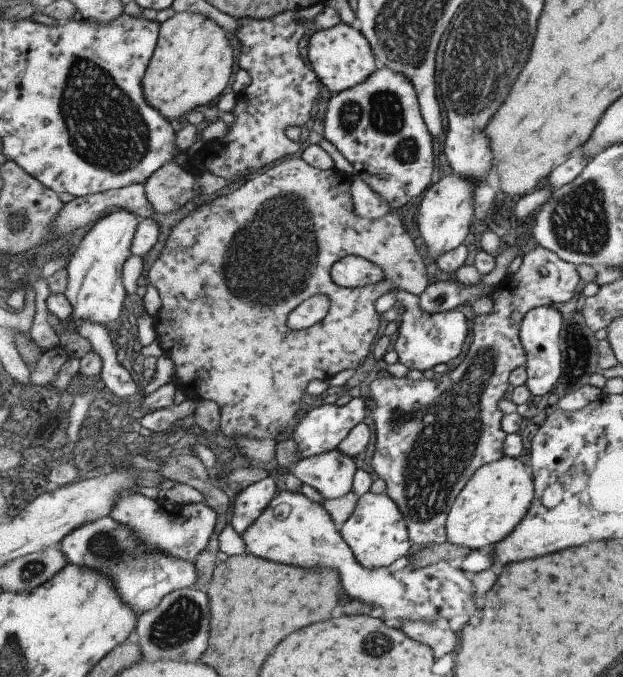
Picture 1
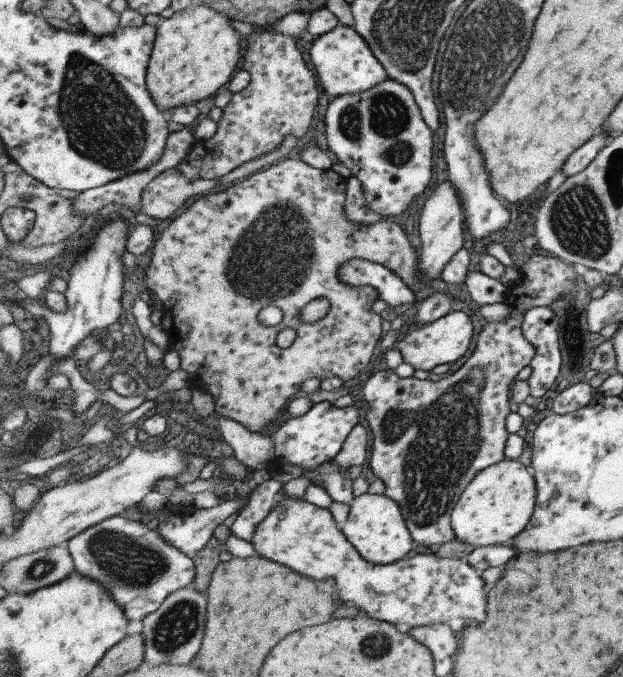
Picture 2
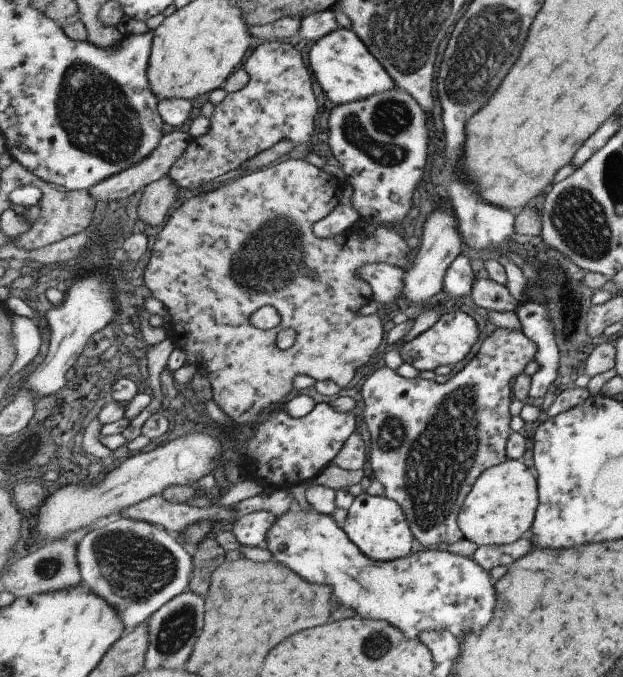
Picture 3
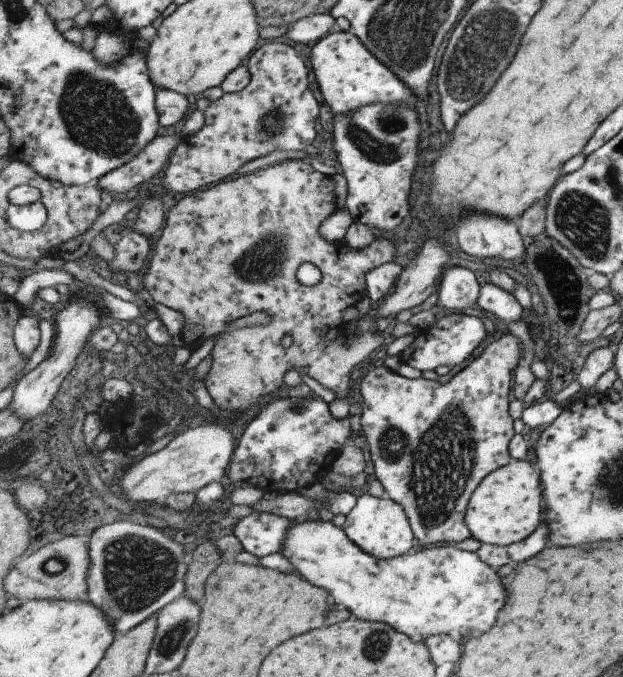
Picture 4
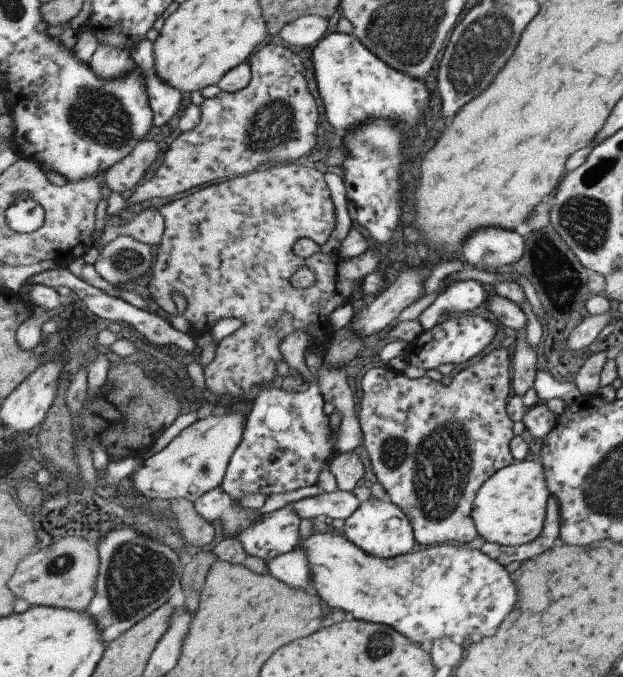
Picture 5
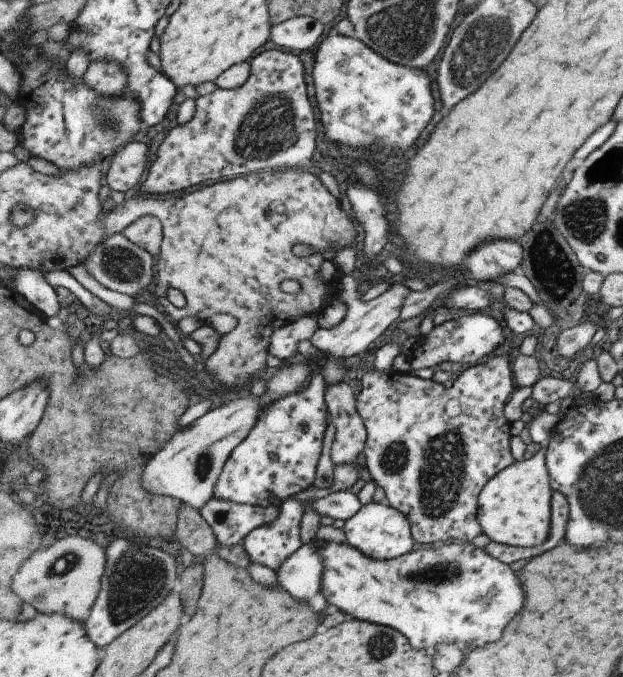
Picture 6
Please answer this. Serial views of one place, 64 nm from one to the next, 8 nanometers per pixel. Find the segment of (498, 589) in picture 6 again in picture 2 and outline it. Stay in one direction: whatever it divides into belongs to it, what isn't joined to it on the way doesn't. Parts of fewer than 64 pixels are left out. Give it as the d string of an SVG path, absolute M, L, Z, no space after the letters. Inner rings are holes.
M286 496L283 502L278 501L273 506L269 518L265 518L259 530L255 530L253 544L256 552L262 557L291 566L293 570L309 578L317 580L334 578L339 582L341 598L345 602L355 602L363 612L371 614L373 618L391 624L401 624L405 626L405 630L444 622L449 625L453 618L463 618L481 624L487 618L487 598L490 588L482 579L481 572L471 566L467 560L438 557L429 550L426 554L415 555L412 558L405 557L405 560L401 559L390 565L367 562L351 544L330 510L319 508L303 498Z

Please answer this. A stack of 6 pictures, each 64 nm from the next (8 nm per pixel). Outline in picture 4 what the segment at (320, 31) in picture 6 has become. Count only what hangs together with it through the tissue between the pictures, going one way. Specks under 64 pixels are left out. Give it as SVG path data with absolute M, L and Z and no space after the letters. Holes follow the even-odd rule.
M332 14L310 15L295 22L286 37L301 44L321 41L325 36L337 30L337 19Z

